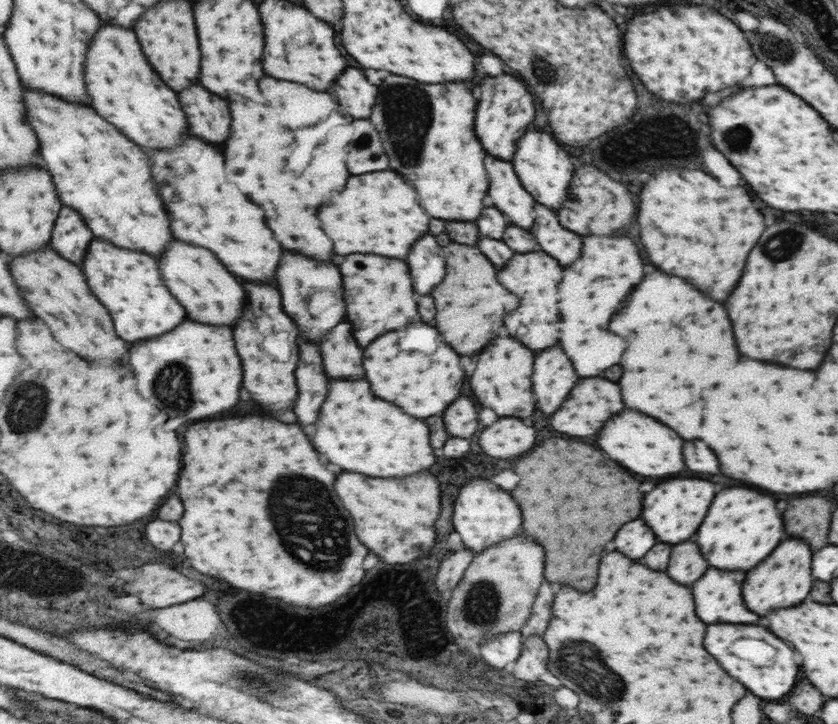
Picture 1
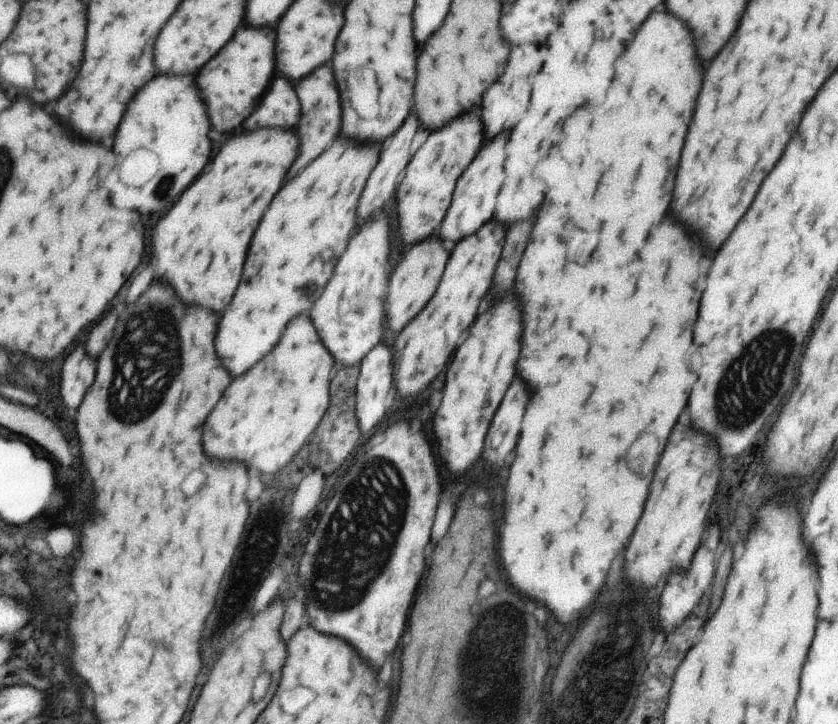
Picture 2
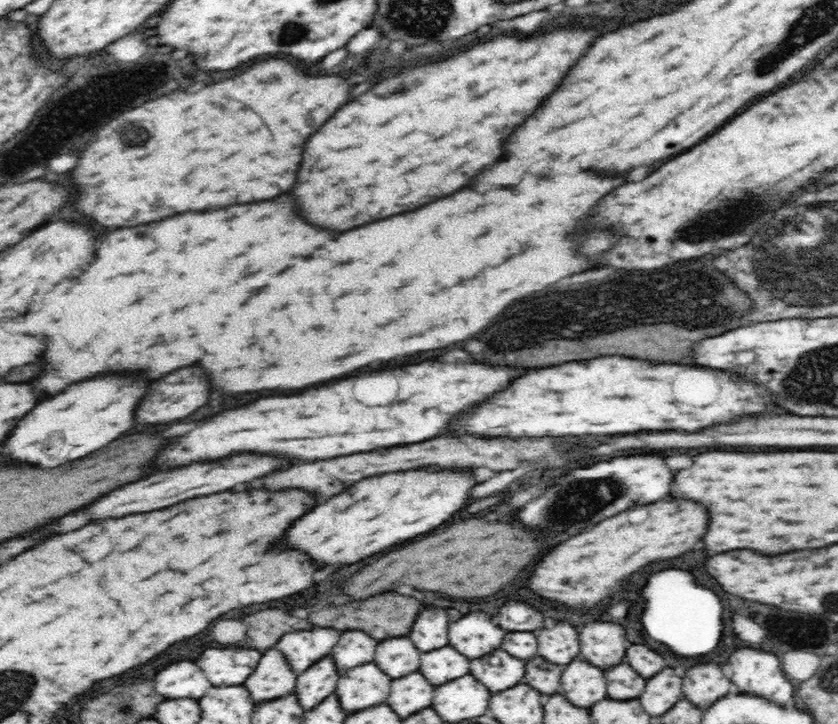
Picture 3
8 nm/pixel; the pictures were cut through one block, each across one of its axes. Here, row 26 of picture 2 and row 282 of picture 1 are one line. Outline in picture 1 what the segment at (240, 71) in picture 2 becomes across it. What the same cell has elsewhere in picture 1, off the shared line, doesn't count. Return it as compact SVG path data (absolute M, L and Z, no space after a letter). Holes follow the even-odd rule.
M243 280L243 284L247 284L247 292L251 292L251 306L253 306L247 308L247 316L239 320L239 326L235 326L235 340L239 344L239 354L243 356L245 366L245 388L253 394L253 398L259 404L275 404L275 406L263 406L263 410L267 412L293 408L295 406L293 402L299 396L299 404L295 406L299 422L315 424L329 392L329 378L323 368L319 346L309 340L301 340L299 344L303 344L303 360L299 362L297 340L301 332L293 322L293 318L283 312L281 292L271 284L255 284L247 280ZM297 362L299 362L299 388L295 378Z

